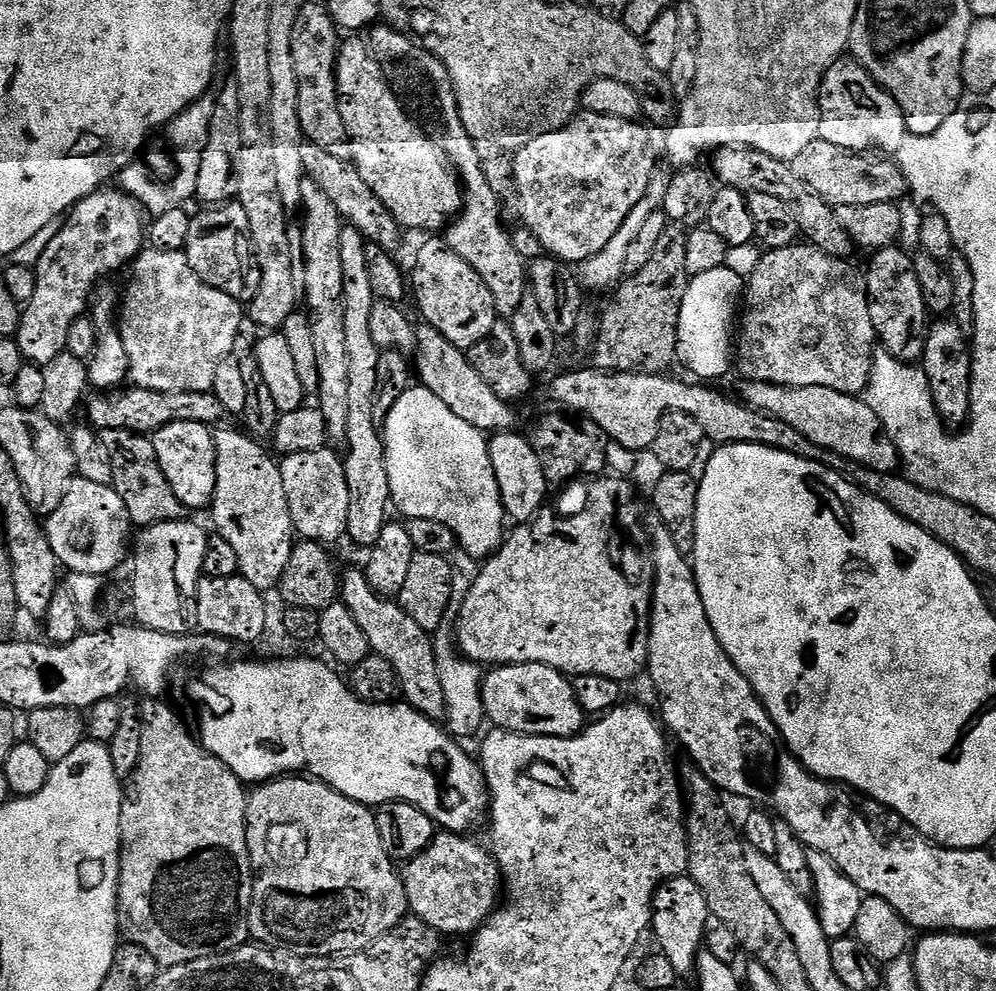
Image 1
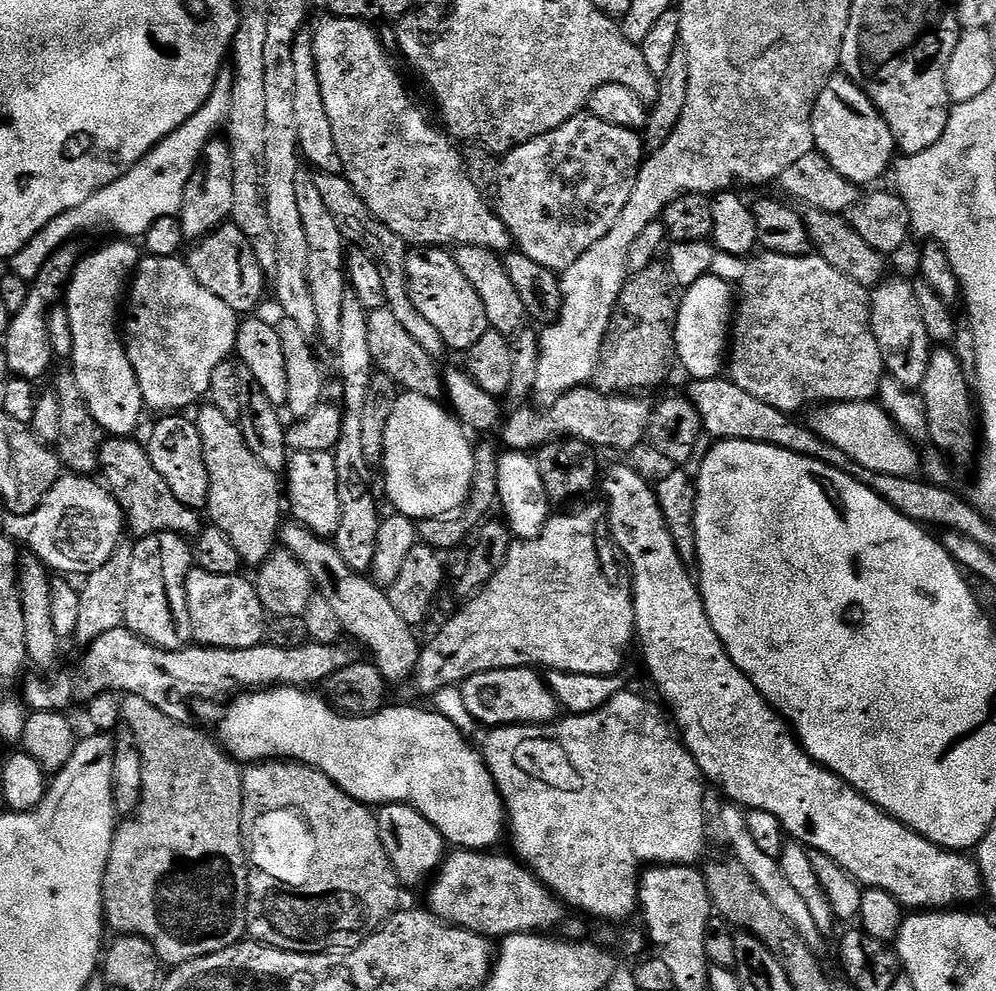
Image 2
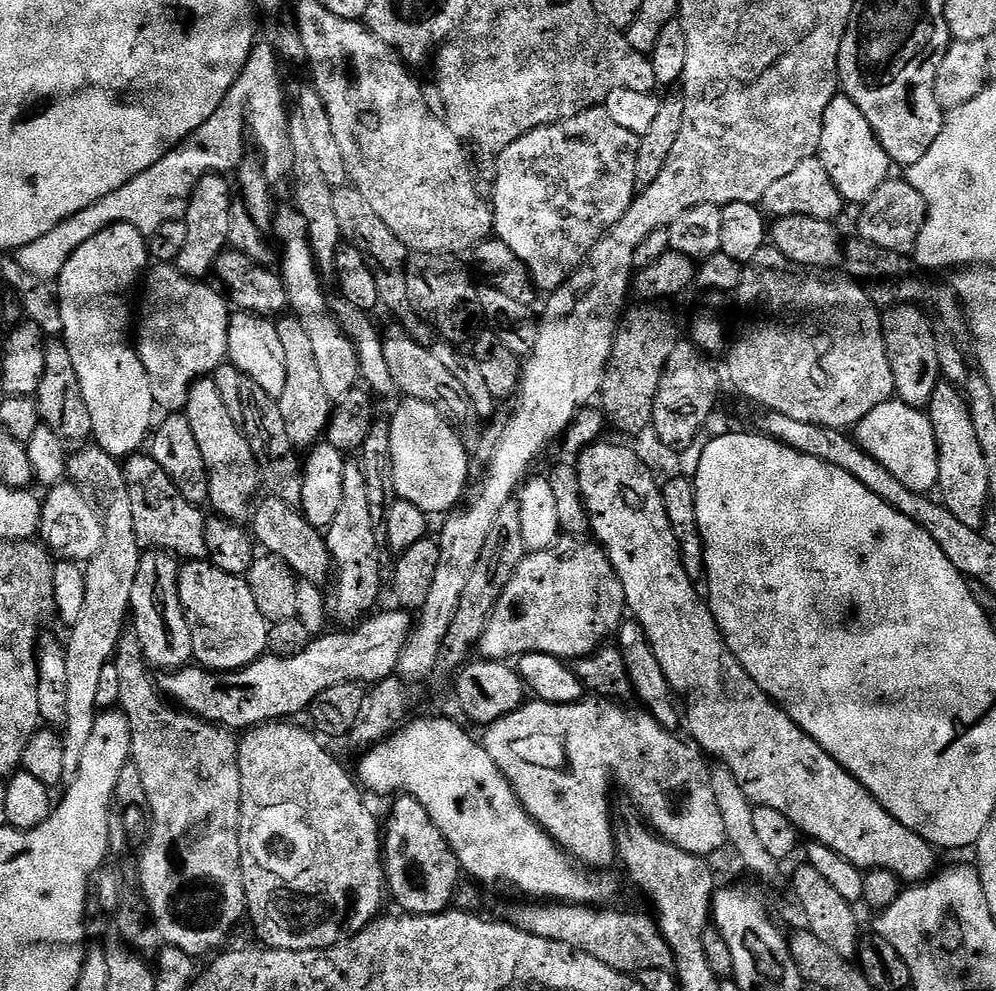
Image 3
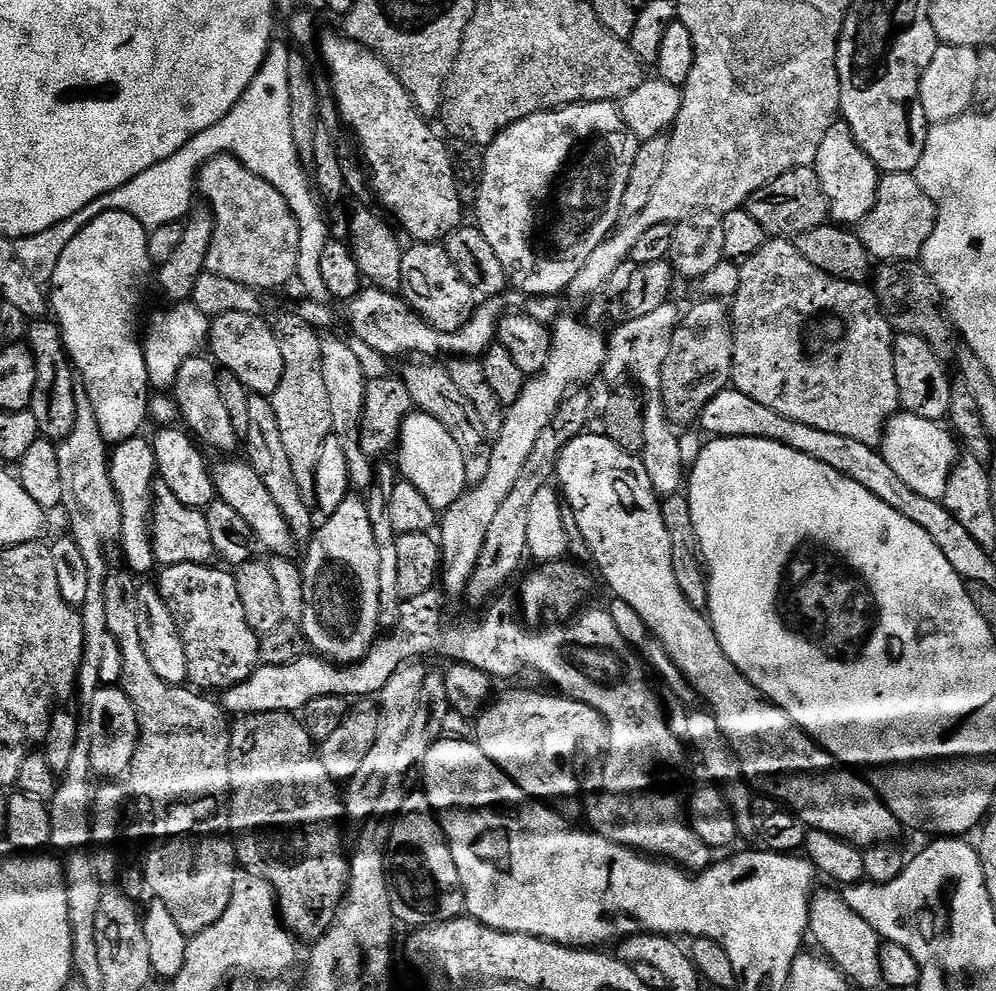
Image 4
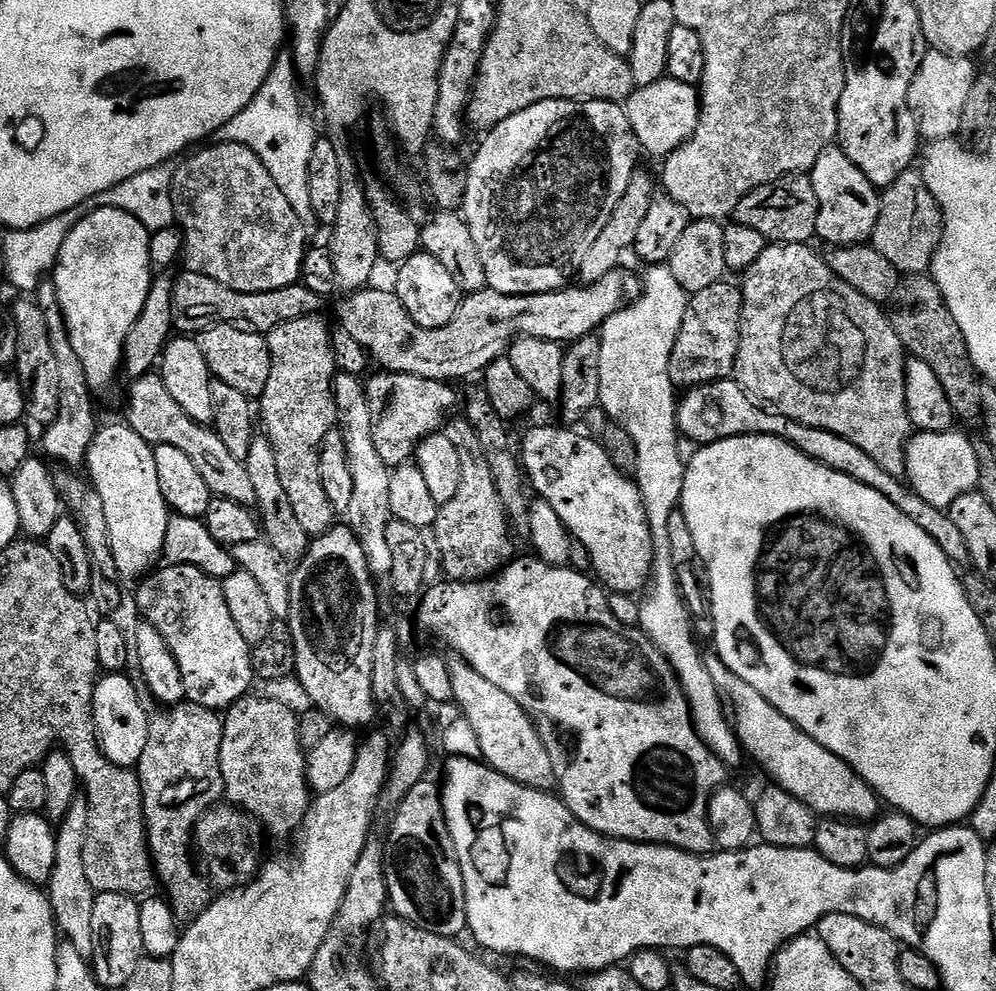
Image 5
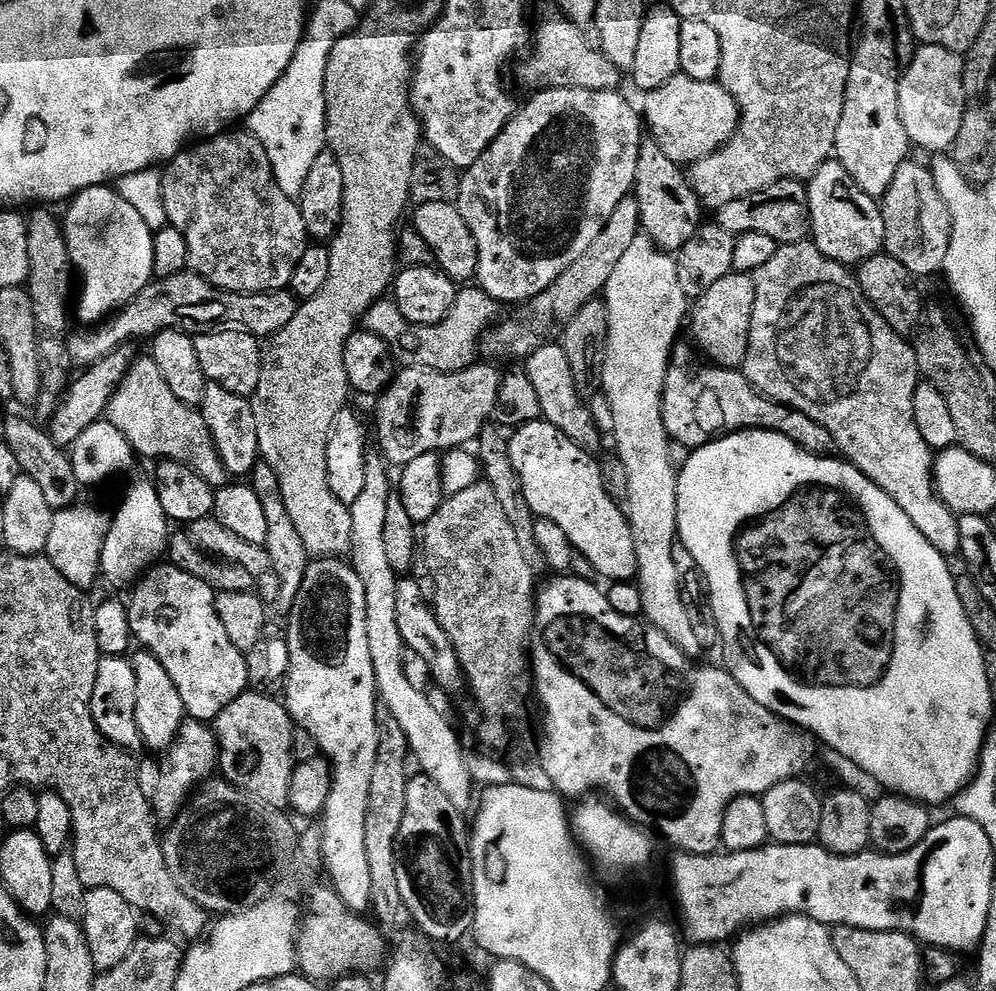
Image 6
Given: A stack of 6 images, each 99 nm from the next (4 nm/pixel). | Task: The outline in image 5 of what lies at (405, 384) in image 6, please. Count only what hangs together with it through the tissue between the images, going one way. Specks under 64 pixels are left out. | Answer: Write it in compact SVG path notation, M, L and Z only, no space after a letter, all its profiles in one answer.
M385 370L377 373L366 380L374 422L374 446L389 470L395 470L415 457L417 448L427 436L435 436L445 427L450 416L448 411L456 404L456 392L448 382L427 380L410 373Z

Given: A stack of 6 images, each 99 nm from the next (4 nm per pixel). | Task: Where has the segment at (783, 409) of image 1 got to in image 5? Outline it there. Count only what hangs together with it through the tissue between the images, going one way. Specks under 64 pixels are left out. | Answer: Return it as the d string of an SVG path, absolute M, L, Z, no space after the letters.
M959 430L942 433L928 433L917 431L908 441L908 462L906 465L907 483L926 502L935 508L948 509L951 504L958 502L958 498L967 492L977 491L979 486L979 460L975 453L975 446L971 437L963 436Z

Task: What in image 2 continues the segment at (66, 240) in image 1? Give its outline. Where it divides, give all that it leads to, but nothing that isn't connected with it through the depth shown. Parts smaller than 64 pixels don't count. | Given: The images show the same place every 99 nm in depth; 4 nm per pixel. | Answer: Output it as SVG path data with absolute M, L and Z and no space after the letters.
M65 246L53 253L52 257L42 266L42 270L31 281L25 305L13 315L8 333L2 337L2 347L6 350L6 362L10 362L13 377L40 382L54 361L52 350L52 334L50 325L50 309L56 299L68 287L72 271L76 269L78 255L72 246Z

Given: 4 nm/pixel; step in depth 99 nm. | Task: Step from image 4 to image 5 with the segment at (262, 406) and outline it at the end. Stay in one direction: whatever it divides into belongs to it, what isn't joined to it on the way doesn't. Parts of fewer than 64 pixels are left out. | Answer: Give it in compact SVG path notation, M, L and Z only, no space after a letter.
M257 434L250 444L250 454L243 460L246 471L250 474L250 482L254 485L254 508L262 525L262 536L278 550L278 554L286 562L298 562L308 552L310 537L302 530L294 509L290 507L290 498L286 498L286 490L282 486L282 478L278 474L278 458L274 458L272 444L267 435Z

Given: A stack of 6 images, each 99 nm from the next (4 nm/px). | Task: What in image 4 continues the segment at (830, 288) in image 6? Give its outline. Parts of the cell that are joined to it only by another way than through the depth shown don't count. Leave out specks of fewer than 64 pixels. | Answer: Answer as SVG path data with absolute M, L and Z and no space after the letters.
M785 237L770 238L748 260L741 263L739 288L730 306L732 318L732 383L736 391L746 394L754 402L761 402L770 410L778 411L786 418L794 418L794 422L803 422L806 426L814 426L814 430L826 430L829 434L846 434L846 438L855 438L858 442L866 442L866 446L874 449L881 447L886 426L897 412L901 411L898 398L898 378L894 378L894 329L888 317L877 302L875 291L869 285L850 283L848 280L836 279L816 266L811 265L797 250L795 243Z

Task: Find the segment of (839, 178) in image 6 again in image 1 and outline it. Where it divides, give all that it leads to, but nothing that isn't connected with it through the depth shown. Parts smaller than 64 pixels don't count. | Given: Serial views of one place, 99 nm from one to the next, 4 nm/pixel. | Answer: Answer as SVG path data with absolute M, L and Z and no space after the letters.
M841 58L834 66L830 66L830 70L826 70L824 81L820 83L818 99L820 101L819 139L844 148L847 152L868 154L872 152L871 148L877 148L880 151L877 153L894 154L908 135L908 128L904 125L904 115L898 102L894 102L892 95L884 91L873 76L861 64L856 63L855 59Z

